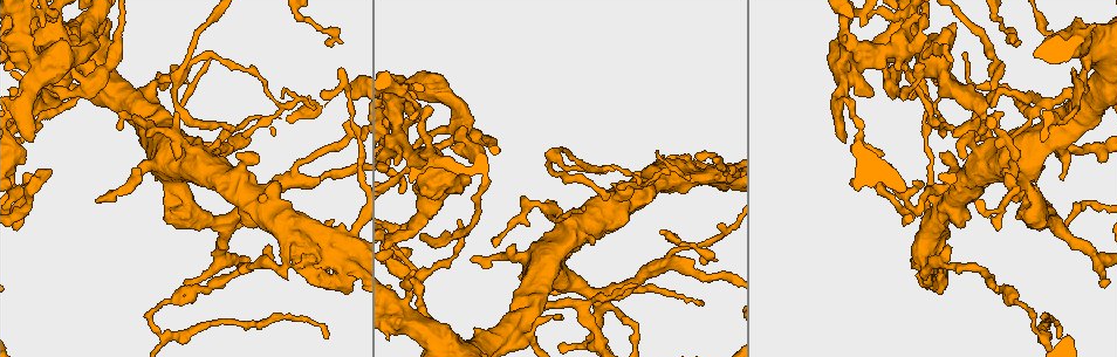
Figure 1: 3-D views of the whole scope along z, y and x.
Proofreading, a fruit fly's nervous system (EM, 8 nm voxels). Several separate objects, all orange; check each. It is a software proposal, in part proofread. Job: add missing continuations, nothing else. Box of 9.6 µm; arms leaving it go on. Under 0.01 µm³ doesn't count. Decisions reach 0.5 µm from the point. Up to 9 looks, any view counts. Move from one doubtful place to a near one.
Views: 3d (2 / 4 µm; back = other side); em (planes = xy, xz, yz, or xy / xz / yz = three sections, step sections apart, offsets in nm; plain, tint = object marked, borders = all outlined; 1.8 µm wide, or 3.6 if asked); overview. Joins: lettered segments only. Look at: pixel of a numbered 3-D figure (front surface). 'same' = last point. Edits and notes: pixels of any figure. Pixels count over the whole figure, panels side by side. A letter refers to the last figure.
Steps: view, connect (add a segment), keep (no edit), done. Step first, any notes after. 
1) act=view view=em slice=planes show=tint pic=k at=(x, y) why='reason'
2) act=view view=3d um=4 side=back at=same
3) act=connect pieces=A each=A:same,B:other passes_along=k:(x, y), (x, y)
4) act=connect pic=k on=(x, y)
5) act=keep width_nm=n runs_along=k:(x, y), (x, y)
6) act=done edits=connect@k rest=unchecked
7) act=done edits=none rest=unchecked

act=view view=em um=3.6 slice=yz step=4 show=borders pic=1 at=(948, 186) why='branch stops here'

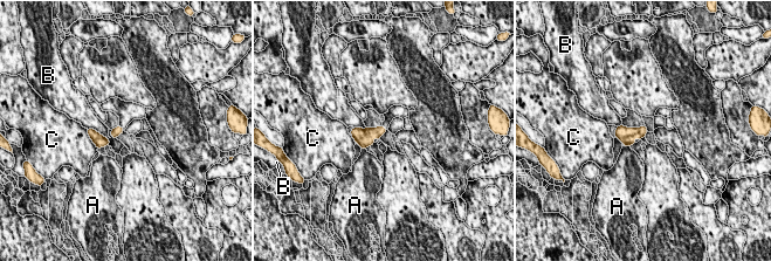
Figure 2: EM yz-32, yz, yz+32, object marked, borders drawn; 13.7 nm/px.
act=view view=em um=3.6 slice=planes show=borders at=same why='cut it another way'

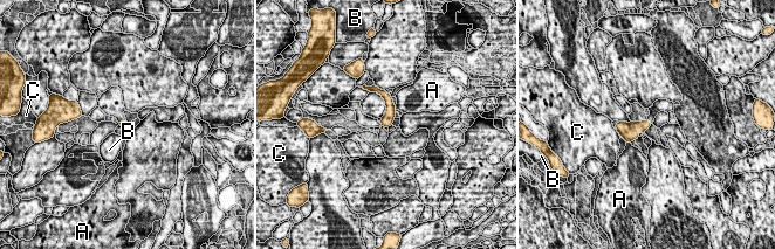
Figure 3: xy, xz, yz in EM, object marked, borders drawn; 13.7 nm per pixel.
act=keep width_nm=100 each=A:other,B:other,C:other border=3:(369, 91), (376, 91), (386, 109) found='no lettered segment goes on from it'

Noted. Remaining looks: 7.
act=view view=em slice=xz step=16 show=tint pic=1 at=(37, 172) why='free end'

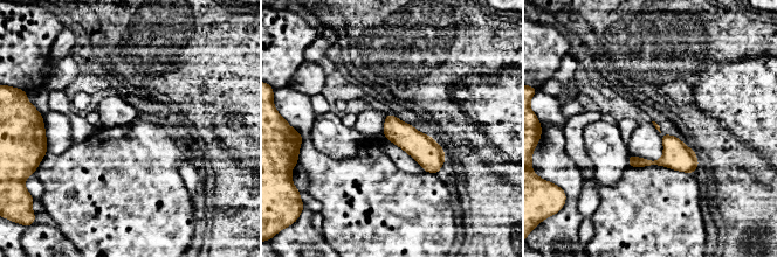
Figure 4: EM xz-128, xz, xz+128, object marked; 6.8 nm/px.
act=view view=em slice=planes show=borders at=same why='cut it another way'

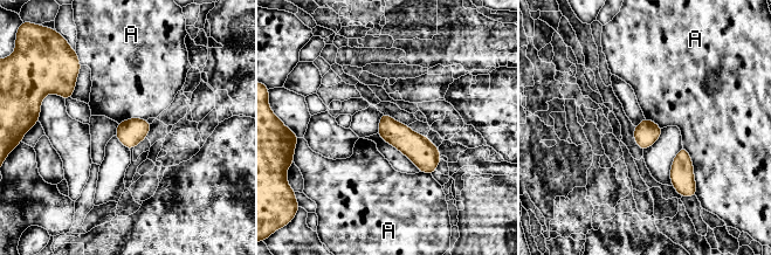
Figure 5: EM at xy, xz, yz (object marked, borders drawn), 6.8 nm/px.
act=keep each=A:other border=5:(682, 146), (692, 162), (696, 195) found='no lettered segment goes on from it'

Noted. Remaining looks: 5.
act=view view=3d um=4 pic=1 at=(562, 274) why='a narrow waist'

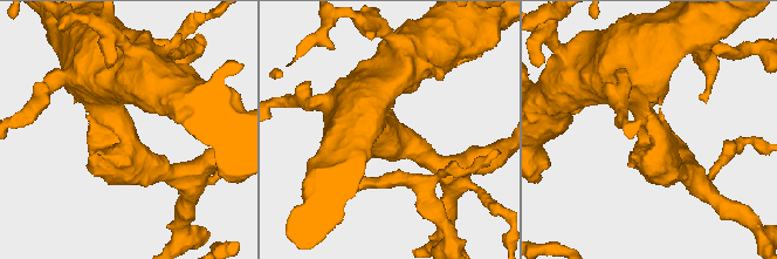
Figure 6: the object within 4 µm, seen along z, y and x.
act=view view=em um=3.6 slice=xz step=4 show=tint pic=6 at=(120, 126) arm_widths_nm=500,650

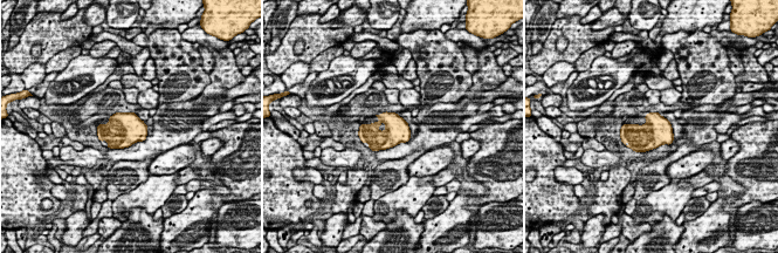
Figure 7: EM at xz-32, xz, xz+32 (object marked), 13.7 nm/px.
act=view view=em um=3.6 slice=planes show=borders at=same why='another direction'

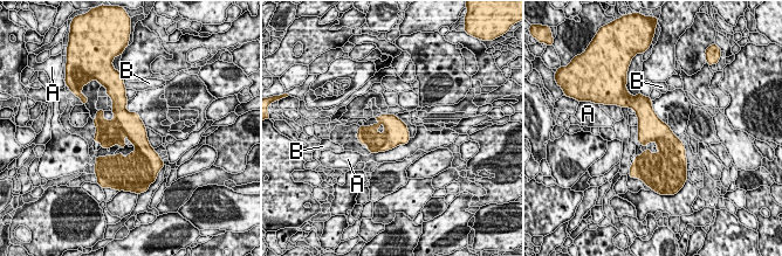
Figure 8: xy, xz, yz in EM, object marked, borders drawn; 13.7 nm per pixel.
act=keep each=A:other,B:other border=8:(397, 145), (371, 153) found='no lettered segment goes on from it'

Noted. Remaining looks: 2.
act=view view=3d um=2 pic=1 at=(234, 129) why='thin end'

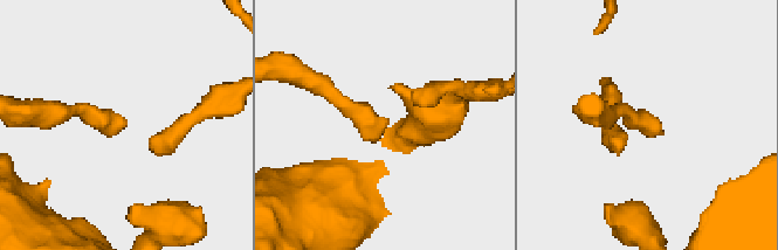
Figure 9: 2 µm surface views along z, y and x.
act=view view=em slice=planes show=borders pic=9 at=(113, 133)

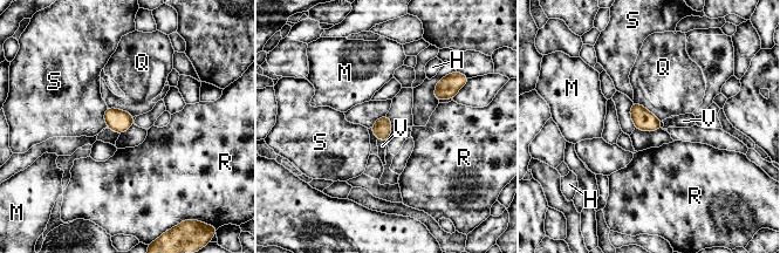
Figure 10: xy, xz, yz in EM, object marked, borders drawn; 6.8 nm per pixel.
act=connect pieces=V width_nm=130 each=H:other,M:other,Q:other,R:other,S:other,V:same found='the neuron continues'

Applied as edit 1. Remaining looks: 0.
act=done edits=connect@10 rest=unchecked

